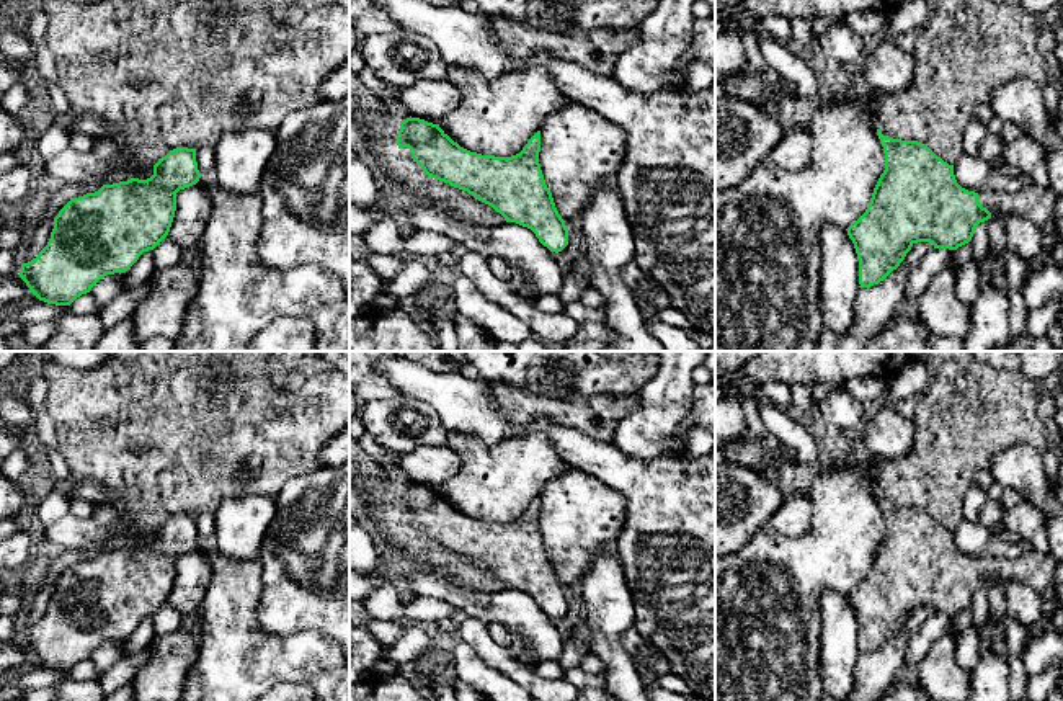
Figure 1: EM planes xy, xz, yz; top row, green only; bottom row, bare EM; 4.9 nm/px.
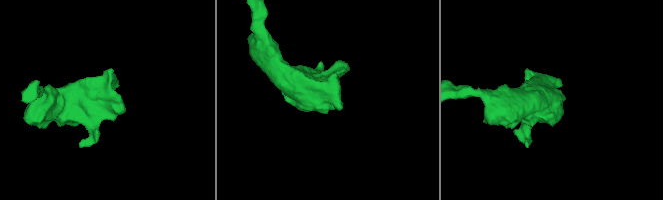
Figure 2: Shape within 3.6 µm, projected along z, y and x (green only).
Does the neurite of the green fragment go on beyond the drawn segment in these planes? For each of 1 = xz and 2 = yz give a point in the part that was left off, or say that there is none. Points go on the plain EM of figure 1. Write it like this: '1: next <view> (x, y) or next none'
1: next none
2: next yz (1037, 569)

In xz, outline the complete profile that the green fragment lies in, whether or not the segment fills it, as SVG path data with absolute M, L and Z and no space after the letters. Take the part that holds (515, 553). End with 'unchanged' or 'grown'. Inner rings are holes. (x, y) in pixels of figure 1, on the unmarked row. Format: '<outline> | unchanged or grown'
M420 484L400 487L398 515L408 513L423 538L491 572L506 588L531 595L550 618L568 611L568 595L545 551L540 529L540 497L511 523L470 518L439 490Z | unchanged

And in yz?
M880 495L877 502L885 536L865 578L846 595L857 619L861 654L883 647L918 608L957 616L993 580L1016 580L1040 593L1055 587L1056 560L1050 552L1025 546L1016 560L968 557L957 549L954 531L927 511L887 503Z | grown

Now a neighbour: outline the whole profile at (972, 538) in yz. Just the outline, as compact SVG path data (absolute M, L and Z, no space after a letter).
M962 520L954 531L957 549L968 557L998 557L1016 560L1025 549L1024 542L1012 538L996 534L988 529L981 520Z

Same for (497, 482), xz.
M485 384L519 431L493 444L469 433L449 431L447 444L460 467L439 489L454 508L482 521L519 520L544 487L570 469L552 441L544 433L527 431L527 423L547 420L594 440L612 441L616 425L640 405L638 392L629 397L555 399L532 395L519 386Z

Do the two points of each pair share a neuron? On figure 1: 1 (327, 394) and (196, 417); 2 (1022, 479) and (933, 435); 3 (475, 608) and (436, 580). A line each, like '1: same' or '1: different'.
1: same
2: different
3: same

